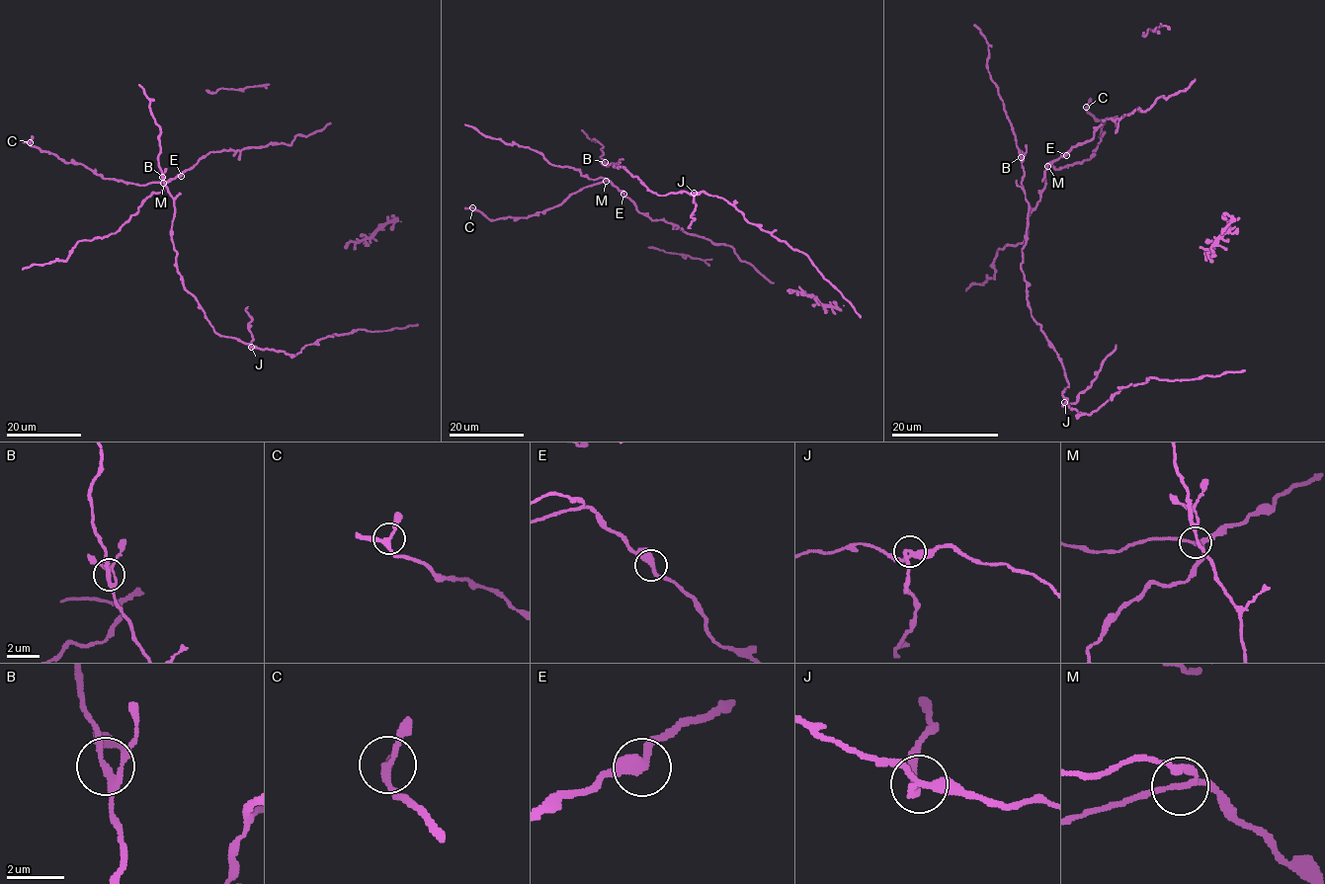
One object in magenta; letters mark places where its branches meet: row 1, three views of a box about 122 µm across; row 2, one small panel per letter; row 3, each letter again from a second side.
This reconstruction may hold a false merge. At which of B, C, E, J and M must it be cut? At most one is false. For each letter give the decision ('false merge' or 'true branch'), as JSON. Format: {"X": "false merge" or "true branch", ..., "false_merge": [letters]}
{"B": "true branch", "C": "true branch", "E": "true branch", "J": "false merge", "M": "true branch", "false_merge": ["J"]}

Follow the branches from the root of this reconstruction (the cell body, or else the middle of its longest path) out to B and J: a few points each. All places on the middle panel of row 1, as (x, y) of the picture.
B: (627, 171), (619, 166), (619, 162), (615, 164), (617, 168), (615, 163), (605, 162)
J: (627, 171), (659, 196), (683, 191), (695, 193)

